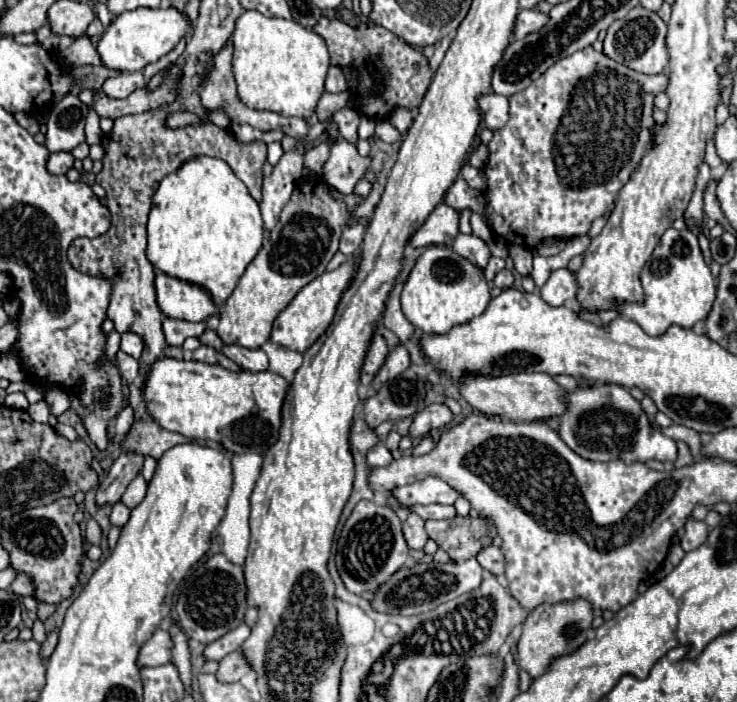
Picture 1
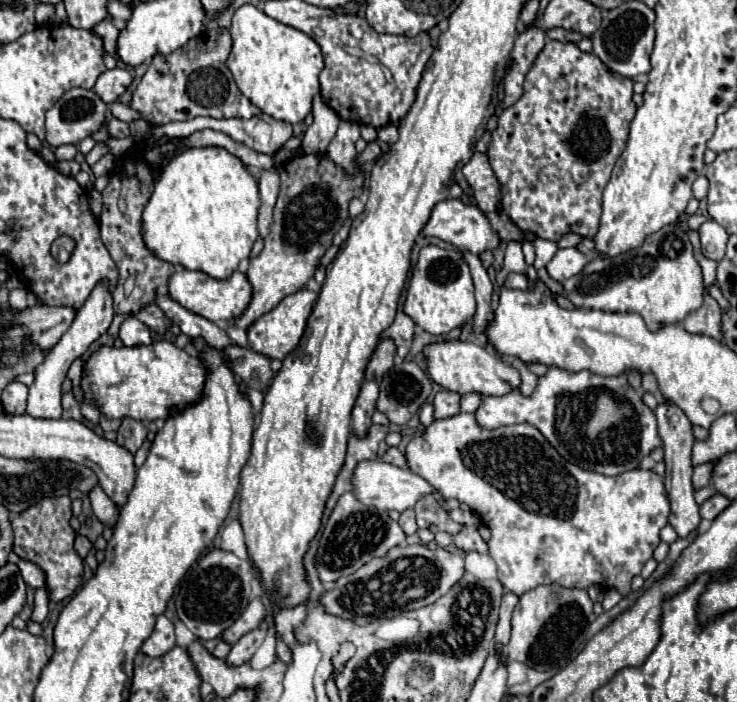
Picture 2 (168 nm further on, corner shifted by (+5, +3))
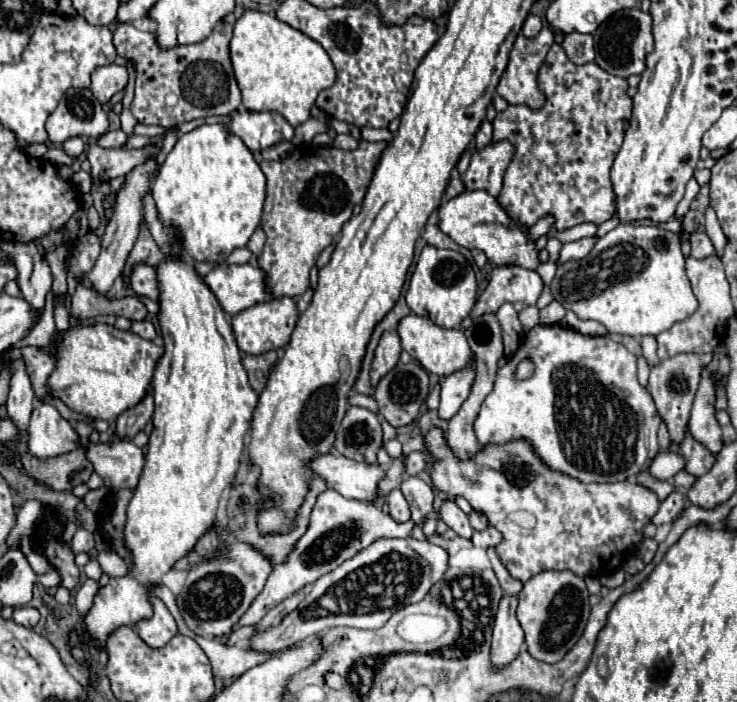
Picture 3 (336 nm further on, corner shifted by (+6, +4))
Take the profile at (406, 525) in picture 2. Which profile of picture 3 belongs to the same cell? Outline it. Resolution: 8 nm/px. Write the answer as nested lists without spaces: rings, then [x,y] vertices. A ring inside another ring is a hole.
[[[394,489],[390,491],[388,495],[388,505],[390,505],[390,517],[396,521],[396,523],[406,523],[410,521],[410,505],[406,503],[404,495],[400,489]]]

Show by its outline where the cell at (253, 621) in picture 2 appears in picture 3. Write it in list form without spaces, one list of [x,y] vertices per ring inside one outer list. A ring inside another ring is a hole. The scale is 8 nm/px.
[[[328,489],[324,491],[312,511],[310,517],[310,527],[304,533],[304,537],[296,543],[294,551],[290,553],[288,561],[282,565],[276,565],[274,571],[270,573],[262,593],[252,601],[248,611],[240,617],[238,625],[256,625],[272,607],[276,607],[282,599],[294,595],[298,589],[304,585],[314,583],[322,575],[334,571],[340,567],[346,559],[352,559],[358,551],[366,549],[370,543],[378,539],[390,539],[390,537],[408,537],[412,531],[414,523],[396,523],[390,515],[382,513],[374,503],[366,501],[352,501],[342,497],[338,491]]]

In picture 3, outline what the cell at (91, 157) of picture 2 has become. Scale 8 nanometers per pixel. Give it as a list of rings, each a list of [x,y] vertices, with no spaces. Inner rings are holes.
[[[122,129],[108,131],[98,139],[98,145],[104,149],[114,149],[114,147],[122,147],[126,143],[126,139],[128,139],[128,135]]]

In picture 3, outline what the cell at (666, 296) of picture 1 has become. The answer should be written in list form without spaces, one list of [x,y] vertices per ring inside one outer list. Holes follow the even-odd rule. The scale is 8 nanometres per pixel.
[[[618,225],[616,229],[612,229],[596,241],[588,259],[584,257],[580,261],[568,261],[562,267],[558,267],[550,289],[554,299],[562,307],[572,309],[580,319],[598,321],[610,333],[632,337],[656,337],[658,333],[670,329],[674,323],[690,317],[698,307],[698,301],[684,273],[684,253],[680,249],[678,233],[654,225]]]

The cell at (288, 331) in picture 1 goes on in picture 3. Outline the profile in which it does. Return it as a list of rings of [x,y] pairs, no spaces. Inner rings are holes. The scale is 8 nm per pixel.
[[[292,297],[268,299],[264,303],[258,303],[258,305],[252,305],[244,311],[240,311],[238,315],[232,317],[232,329],[234,329],[234,337],[238,341],[240,351],[248,353],[248,355],[262,355],[262,353],[286,347],[290,343],[290,335],[296,327],[298,315],[300,315],[300,311]]]

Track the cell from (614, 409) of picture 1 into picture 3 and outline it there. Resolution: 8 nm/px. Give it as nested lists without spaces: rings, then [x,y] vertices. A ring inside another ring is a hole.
[[[536,325],[526,335],[518,353],[498,369],[494,389],[484,399],[474,421],[474,431],[482,445],[524,437],[550,469],[562,471],[584,483],[612,483],[646,471],[654,461],[654,455],[660,451],[656,437],[658,427],[660,417],[654,401],[648,389],[644,389],[636,379],[636,357],[610,337],[590,337],[562,325]],[[524,359],[530,359],[536,365],[534,375],[528,381],[520,381],[514,375],[518,363]]]

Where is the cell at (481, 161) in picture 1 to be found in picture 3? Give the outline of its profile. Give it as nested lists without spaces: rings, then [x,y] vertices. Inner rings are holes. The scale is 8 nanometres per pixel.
[[[484,121],[484,123],[480,125],[480,129],[478,129],[476,137],[474,137],[474,147],[476,147],[476,151],[482,151],[486,145],[490,145],[490,141],[492,141],[492,135],[492,123],[490,123],[490,121]]]

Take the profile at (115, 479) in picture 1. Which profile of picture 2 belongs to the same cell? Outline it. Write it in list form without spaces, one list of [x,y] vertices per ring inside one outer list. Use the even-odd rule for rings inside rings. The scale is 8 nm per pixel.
[[[123,418],[121,426],[117,430],[117,444],[125,446],[129,452],[137,452],[147,438],[147,426],[145,422],[133,420],[133,418]]]

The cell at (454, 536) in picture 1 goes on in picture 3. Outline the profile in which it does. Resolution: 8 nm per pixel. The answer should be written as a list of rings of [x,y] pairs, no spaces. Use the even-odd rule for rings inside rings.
[[[408,477],[402,481],[400,491],[404,493],[406,501],[410,503],[410,511],[412,511],[412,521],[416,525],[424,523],[426,515],[432,511],[432,487],[428,483],[424,483],[420,477]]]

